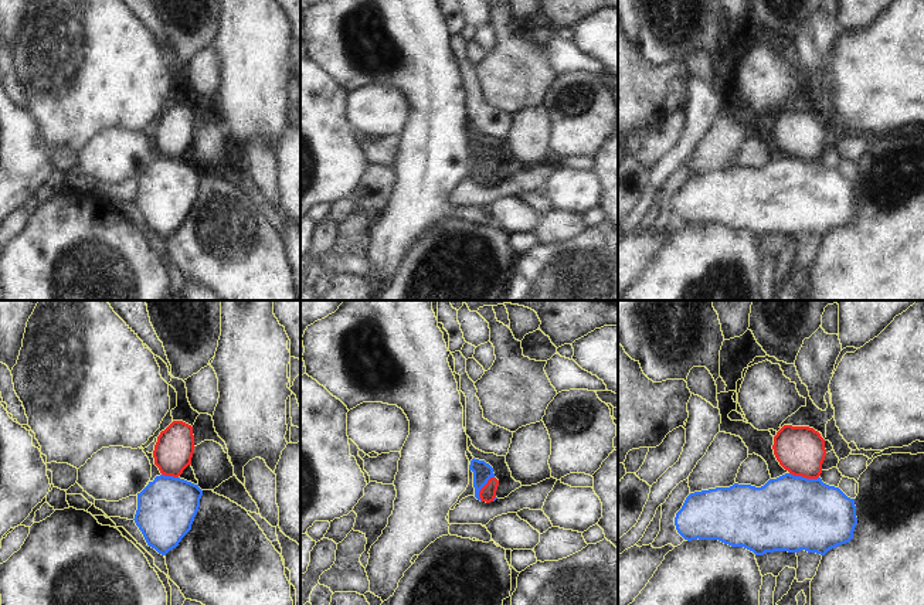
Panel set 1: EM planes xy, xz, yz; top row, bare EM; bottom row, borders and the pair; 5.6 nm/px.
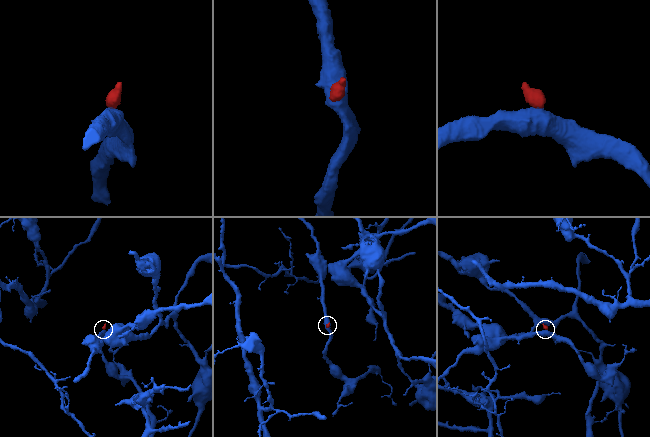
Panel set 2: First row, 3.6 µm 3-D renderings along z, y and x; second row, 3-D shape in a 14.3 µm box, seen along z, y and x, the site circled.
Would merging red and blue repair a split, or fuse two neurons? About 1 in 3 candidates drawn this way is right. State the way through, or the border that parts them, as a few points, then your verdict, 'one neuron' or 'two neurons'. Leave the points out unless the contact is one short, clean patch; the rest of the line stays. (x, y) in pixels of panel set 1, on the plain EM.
border yz (790, 155), (798, 159), (818, 160); two neurons

